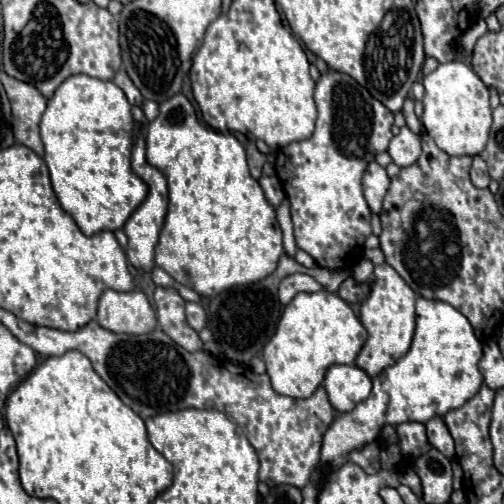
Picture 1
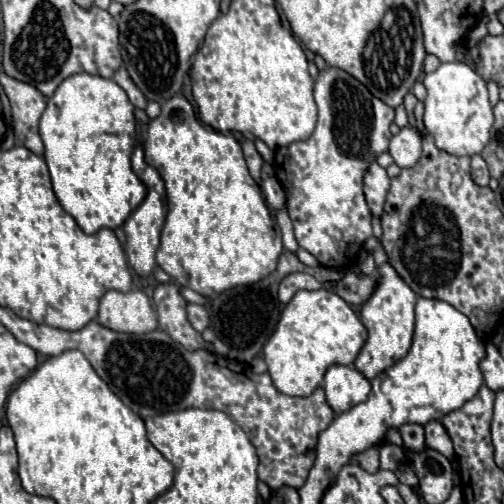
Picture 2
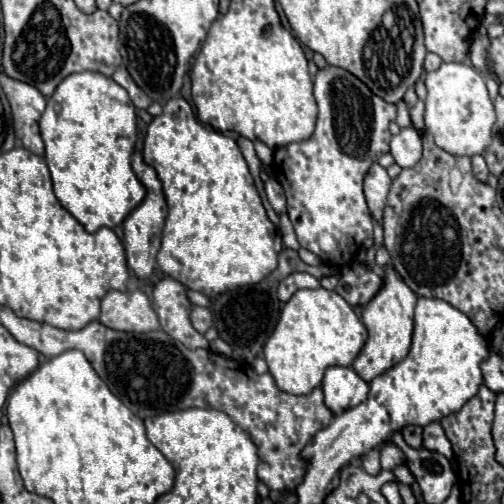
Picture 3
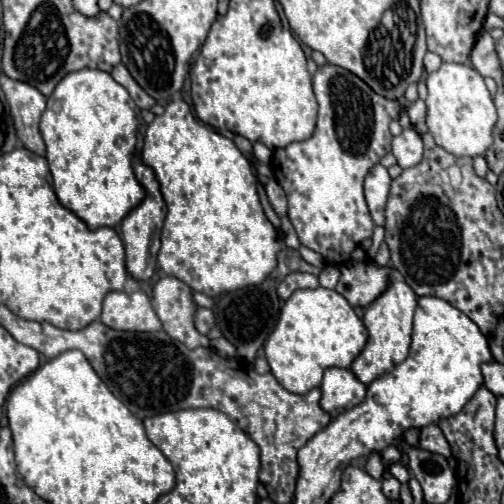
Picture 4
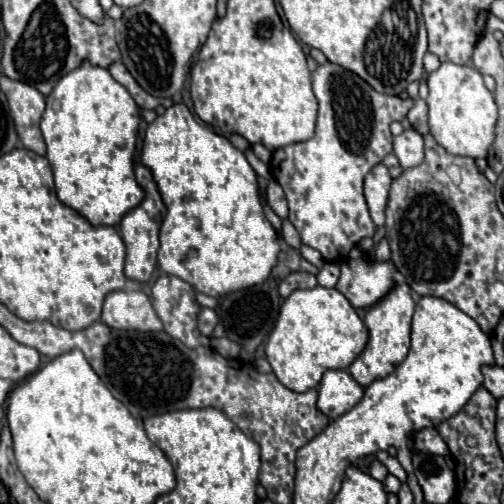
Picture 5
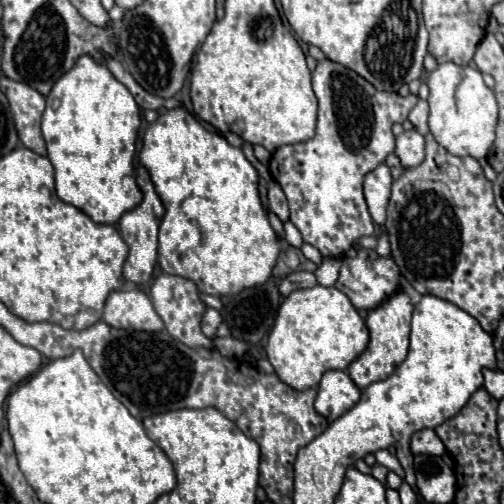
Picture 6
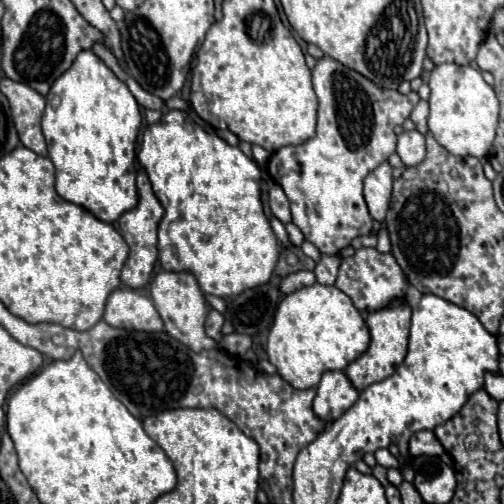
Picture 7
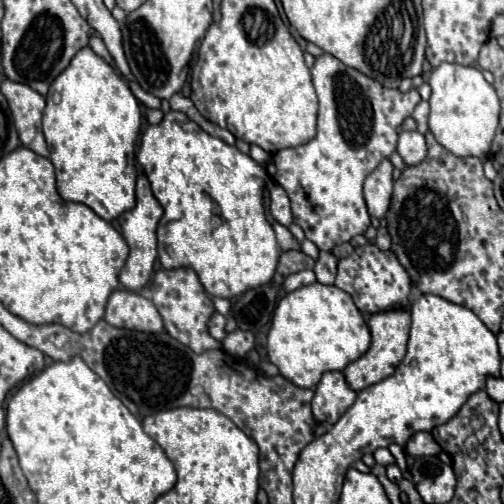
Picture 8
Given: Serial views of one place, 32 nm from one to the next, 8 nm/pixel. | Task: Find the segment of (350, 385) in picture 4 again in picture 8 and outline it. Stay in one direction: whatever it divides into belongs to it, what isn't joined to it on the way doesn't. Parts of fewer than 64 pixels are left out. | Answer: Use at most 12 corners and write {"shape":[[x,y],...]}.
{"shape":[[324,372],[312,416],[332,426],[354,404],[342,372]]}

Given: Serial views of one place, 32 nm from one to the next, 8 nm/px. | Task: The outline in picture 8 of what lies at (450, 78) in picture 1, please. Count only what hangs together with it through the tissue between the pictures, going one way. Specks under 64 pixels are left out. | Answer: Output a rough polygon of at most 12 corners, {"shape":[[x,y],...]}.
{"shape":[[478,59],[432,70],[428,124],[454,156],[486,158],[500,116]]}

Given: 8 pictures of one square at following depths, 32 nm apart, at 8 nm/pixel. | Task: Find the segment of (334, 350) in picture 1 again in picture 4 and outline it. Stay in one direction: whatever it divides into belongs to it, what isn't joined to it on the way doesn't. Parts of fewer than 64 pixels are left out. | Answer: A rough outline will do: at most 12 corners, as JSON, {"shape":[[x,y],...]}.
{"shape":[[296,290],[264,352],[294,394],[350,368],[368,330],[348,300]]}

